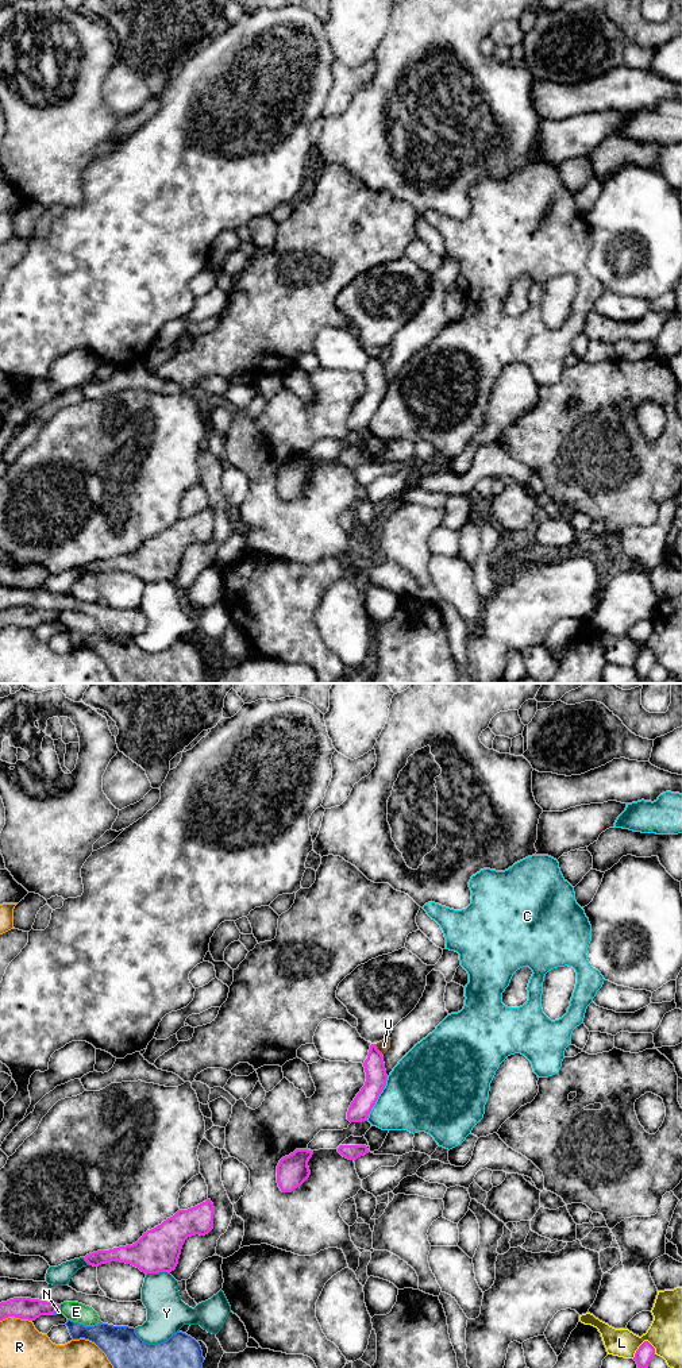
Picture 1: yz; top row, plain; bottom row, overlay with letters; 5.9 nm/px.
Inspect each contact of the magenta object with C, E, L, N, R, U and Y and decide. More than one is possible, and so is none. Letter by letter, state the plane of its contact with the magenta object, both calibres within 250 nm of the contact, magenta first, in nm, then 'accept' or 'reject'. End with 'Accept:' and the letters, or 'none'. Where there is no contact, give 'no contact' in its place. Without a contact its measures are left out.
C: yz | 130/420 nm | reject
E: yz | 130/120 nm | reject
L: yz | 100/200 nm | reject
N: yz | 130/20 nm | reject
R: yz | 130/320 nm | reject
U: yz | 130/70 nm | reject
Y: yz | 260/240 nm | reject
Accept: none

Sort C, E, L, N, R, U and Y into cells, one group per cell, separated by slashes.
C / E / L / N / R / U / Y

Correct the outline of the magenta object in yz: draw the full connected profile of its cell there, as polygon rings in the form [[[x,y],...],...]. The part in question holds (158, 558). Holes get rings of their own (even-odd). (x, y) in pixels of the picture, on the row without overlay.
[[[211,508],[178,519],[161,533],[143,542],[132,554],[89,562],[84,569],[93,575],[120,570],[139,577],[142,581],[159,582],[176,578],[182,554],[188,546],[205,544],[213,537],[215,516]]]

